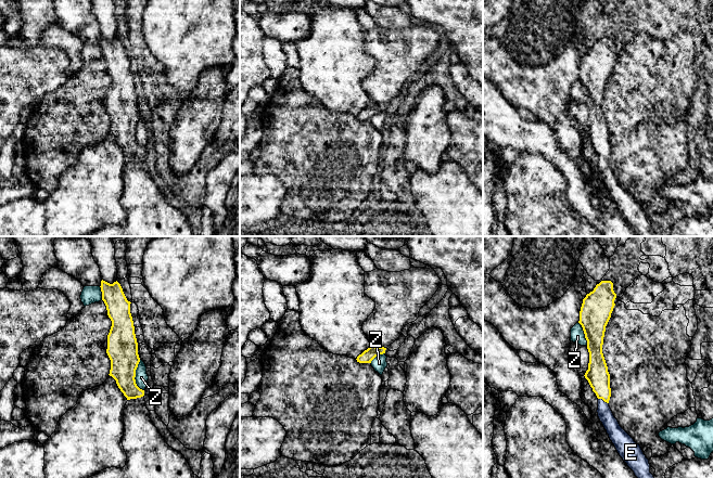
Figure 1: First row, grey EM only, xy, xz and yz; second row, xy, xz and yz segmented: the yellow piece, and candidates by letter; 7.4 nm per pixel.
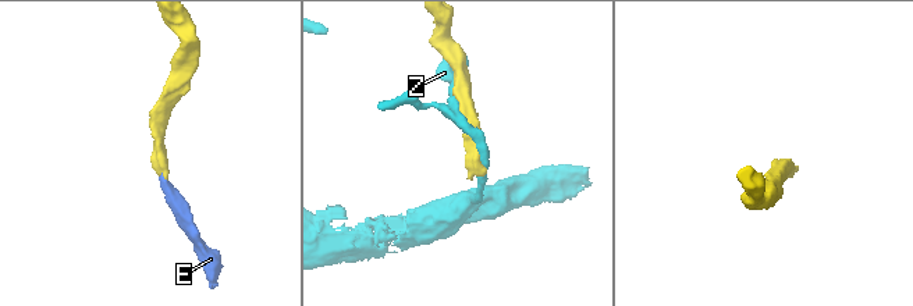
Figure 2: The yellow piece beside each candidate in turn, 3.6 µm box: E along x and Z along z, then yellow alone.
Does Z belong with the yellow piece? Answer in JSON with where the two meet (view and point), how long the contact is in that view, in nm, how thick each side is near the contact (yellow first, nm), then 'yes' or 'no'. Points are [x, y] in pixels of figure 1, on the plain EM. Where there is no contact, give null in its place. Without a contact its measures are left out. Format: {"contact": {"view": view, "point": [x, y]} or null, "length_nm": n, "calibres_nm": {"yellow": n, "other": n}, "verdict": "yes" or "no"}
{"contact": {"view": "xy", "point": [135, 133]}, "length_nm": 240, "calibres_nm": {"yellow": 220, "other": 100}, "verdict": "no"}

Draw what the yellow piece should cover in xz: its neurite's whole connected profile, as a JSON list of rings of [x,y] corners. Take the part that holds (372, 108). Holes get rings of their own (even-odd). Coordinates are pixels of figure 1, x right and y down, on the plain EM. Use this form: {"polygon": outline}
{"polygon": [[[370,102],[367,107],[365,107],[361,112],[357,114],[357,119],[359,120],[371,120],[371,118],[379,114],[380,112],[385,111],[386,105],[384,104],[375,104]]]}

